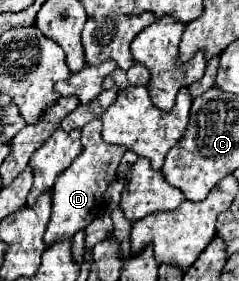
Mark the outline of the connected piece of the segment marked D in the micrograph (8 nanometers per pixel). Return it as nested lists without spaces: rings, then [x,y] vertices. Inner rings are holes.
[[[94,118],[92,122],[88,122],[82,128],[82,146],[84,150],[78,154],[76,162],[72,162],[72,166],[68,166],[54,182],[52,188],[52,216],[44,234],[44,242],[52,244],[56,240],[62,238],[72,238],[78,230],[86,228],[88,222],[92,222],[92,218],[96,218],[96,214],[100,214],[106,206],[104,200],[104,192],[108,190],[110,182],[116,178],[116,170],[118,164],[126,152],[124,146],[116,146],[116,144],[106,144],[102,140],[102,120]]]

